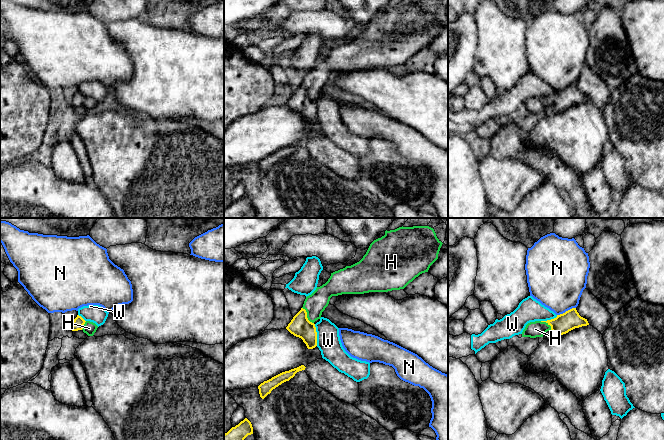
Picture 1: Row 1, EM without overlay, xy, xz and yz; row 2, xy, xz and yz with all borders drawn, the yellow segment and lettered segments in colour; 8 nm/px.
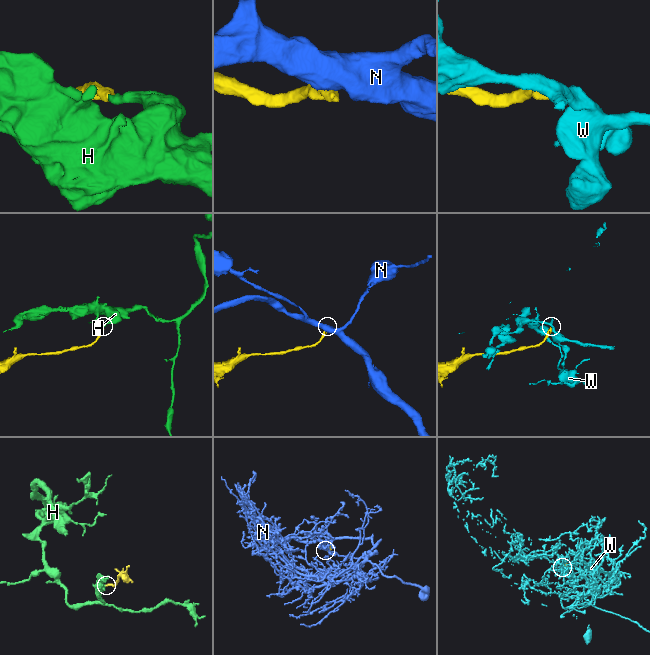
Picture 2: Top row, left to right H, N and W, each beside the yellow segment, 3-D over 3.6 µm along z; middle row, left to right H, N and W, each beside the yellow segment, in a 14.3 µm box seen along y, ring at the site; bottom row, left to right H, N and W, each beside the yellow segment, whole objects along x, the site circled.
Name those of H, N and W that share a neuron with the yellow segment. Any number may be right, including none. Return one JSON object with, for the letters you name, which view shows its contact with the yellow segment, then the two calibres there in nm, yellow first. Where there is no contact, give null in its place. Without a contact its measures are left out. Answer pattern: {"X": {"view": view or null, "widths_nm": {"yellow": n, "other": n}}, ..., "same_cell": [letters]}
{"H": {"view": "xz", "widths_nm": {"yellow": 170, "other": 170}}, "same_cell": ["H"]}

